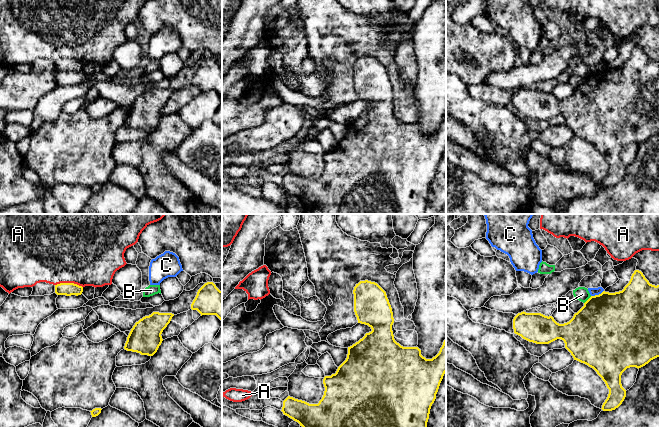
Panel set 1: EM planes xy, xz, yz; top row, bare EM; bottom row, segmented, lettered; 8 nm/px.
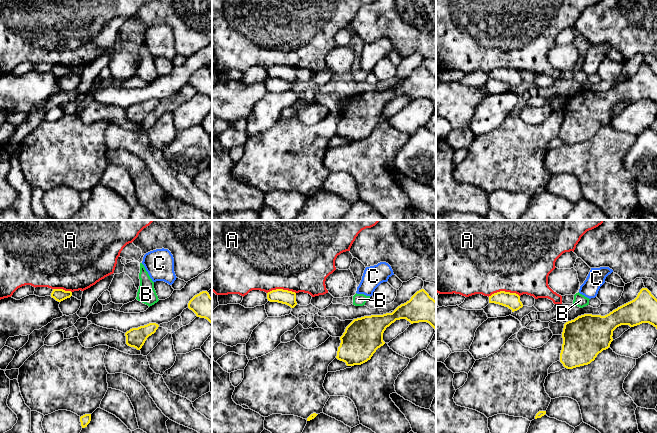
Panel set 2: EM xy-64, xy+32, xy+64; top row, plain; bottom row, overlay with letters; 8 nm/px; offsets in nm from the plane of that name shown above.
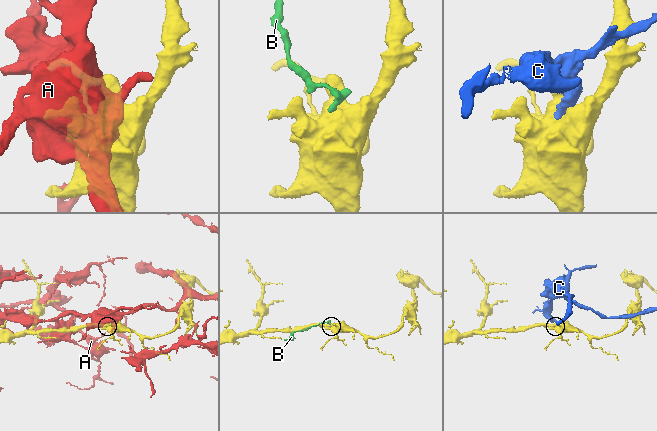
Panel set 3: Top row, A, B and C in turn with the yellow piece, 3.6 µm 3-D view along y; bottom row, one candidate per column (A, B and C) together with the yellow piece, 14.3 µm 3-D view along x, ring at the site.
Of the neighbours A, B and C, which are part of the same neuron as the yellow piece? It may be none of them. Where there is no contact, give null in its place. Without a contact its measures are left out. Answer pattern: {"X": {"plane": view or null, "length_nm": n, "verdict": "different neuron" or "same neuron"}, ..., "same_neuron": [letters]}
{"A": {"plane": "xy", "length_nm": 220, "verdict": "different neuron"}, "B": {"plane": "yz", "length_nm": 90, "verdict": "different neuron"}, "C": {"plane": "yz", "length_nm": 120, "verdict": "different neuron"}, "same_neuron": []}

